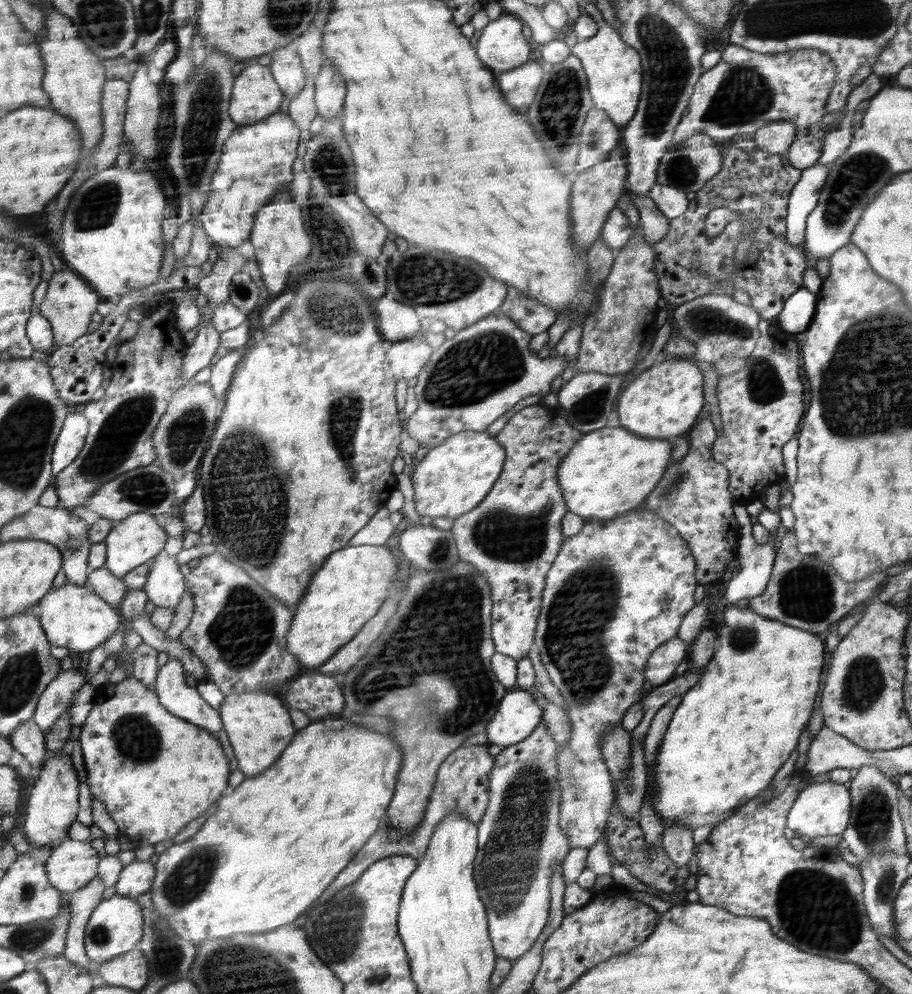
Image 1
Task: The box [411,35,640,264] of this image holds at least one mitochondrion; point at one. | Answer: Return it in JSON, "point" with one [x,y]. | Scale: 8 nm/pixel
{"point":[560,103]}

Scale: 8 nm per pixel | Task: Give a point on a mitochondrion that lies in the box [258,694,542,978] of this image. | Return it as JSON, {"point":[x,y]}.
{"point":[338,929]}

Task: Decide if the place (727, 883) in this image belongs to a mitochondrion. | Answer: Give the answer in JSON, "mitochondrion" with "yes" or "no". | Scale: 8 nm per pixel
{"mitochondrion":"no"}

